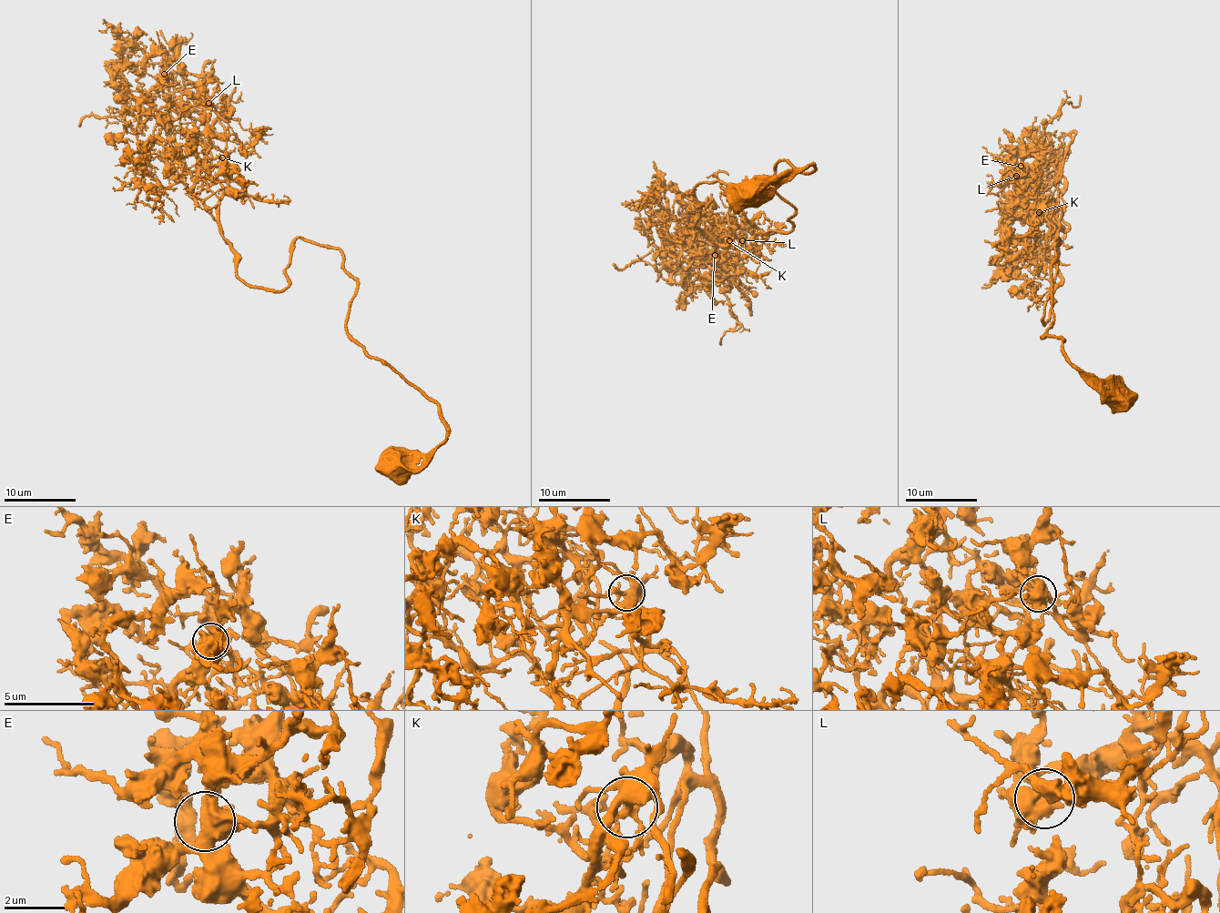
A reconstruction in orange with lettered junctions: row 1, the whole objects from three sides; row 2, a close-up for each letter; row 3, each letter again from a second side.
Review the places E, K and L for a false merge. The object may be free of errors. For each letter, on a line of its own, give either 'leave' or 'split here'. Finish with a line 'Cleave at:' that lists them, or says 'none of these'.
E: leave
K: leave
L: leave
Cleave at: none of these

